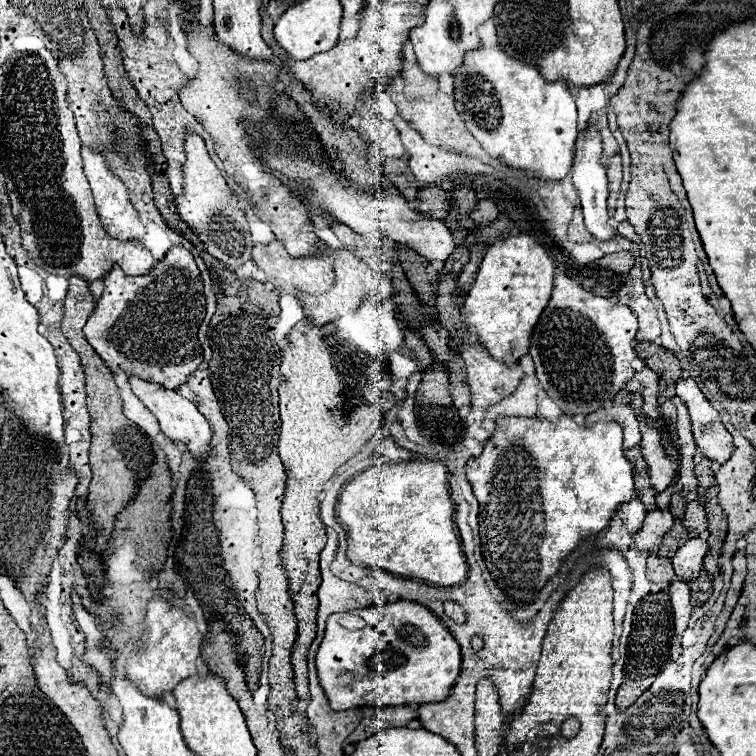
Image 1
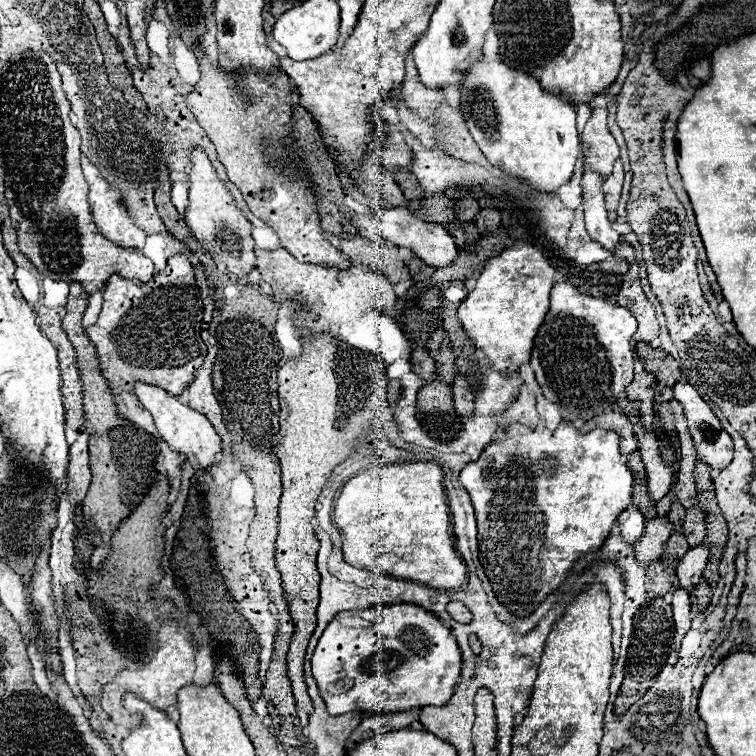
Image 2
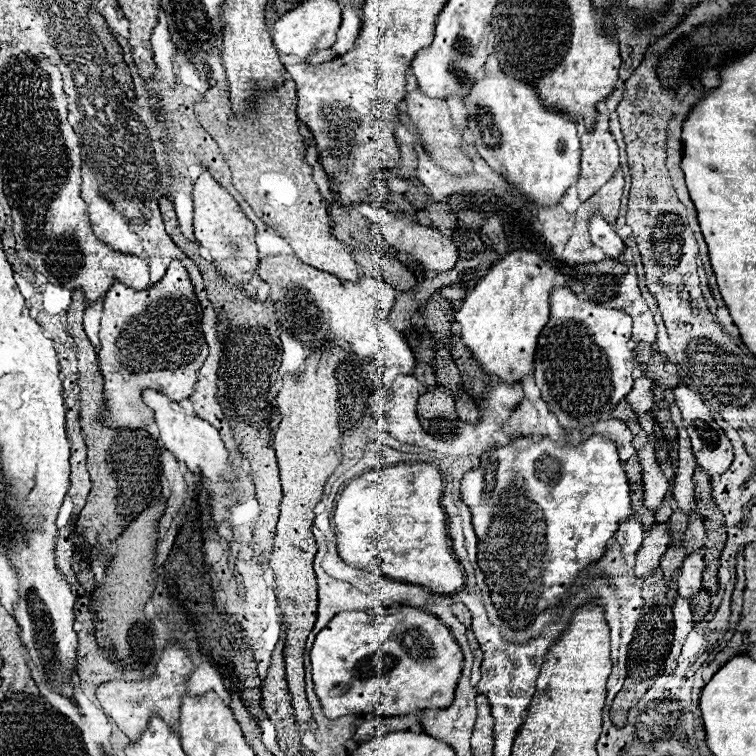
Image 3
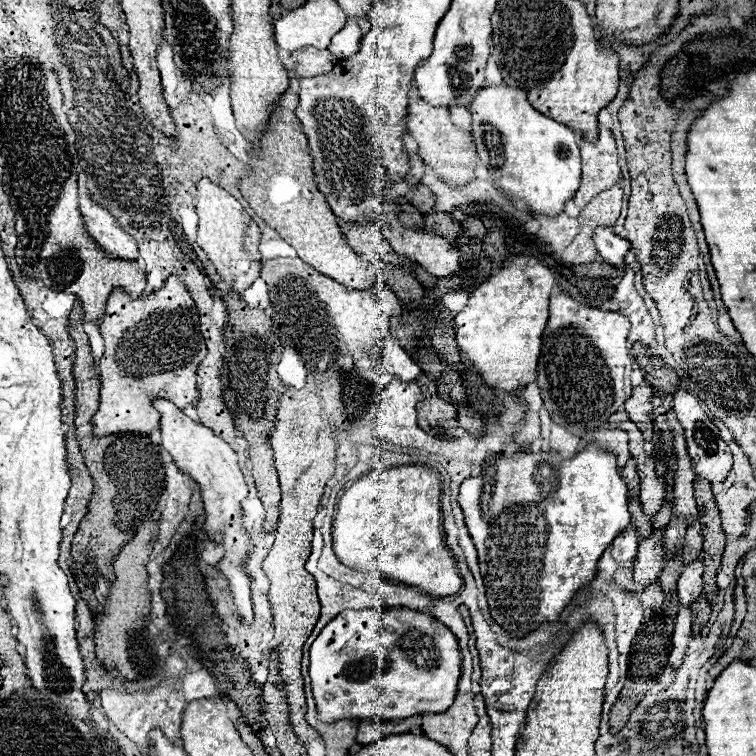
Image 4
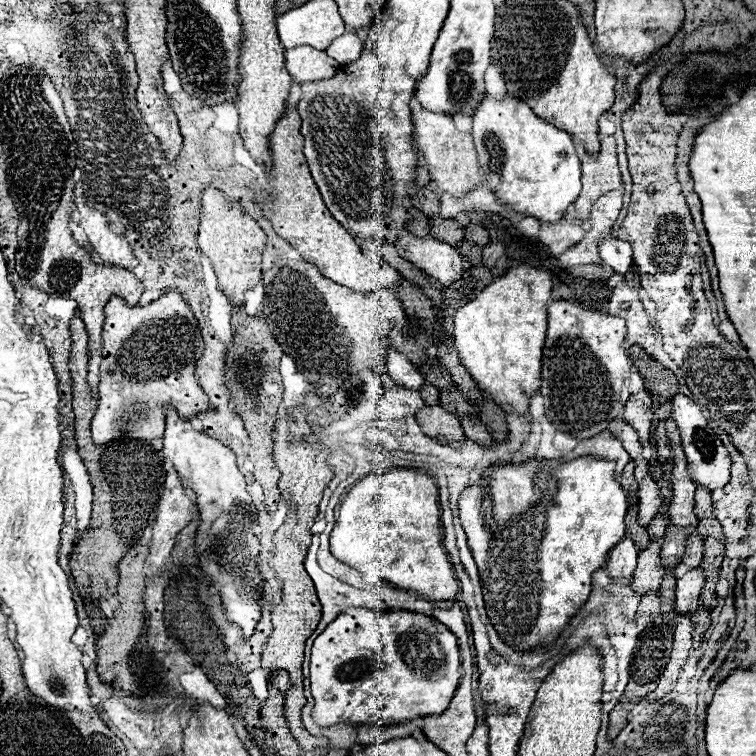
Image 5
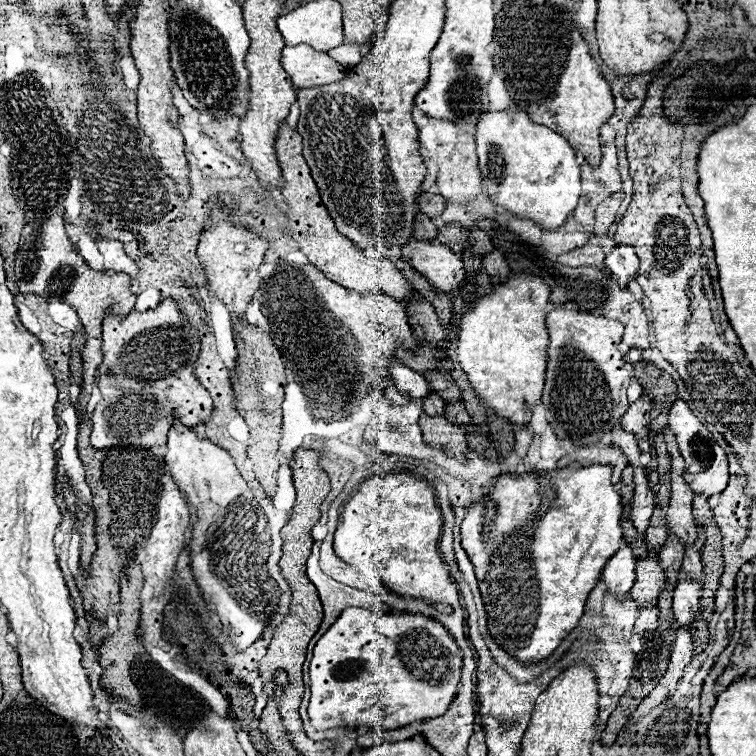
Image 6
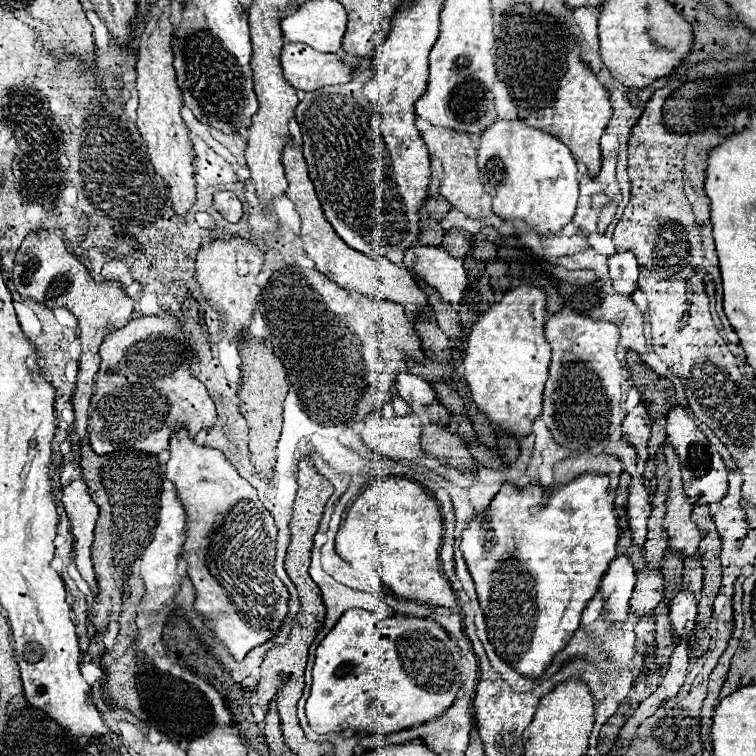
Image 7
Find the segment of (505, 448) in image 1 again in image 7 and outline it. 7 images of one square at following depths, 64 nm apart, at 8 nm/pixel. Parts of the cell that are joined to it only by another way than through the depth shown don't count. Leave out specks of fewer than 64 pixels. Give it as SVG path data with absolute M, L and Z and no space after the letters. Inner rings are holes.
M586 472L560 486L518 488L502 484L490 506L466 524L460 542L480 606L486 614L488 640L498 656L528 678L540 676L578 630L586 602L598 592L608 564L616 558L616 546L618 518L614 514L614 492L608 490L608 476Z

